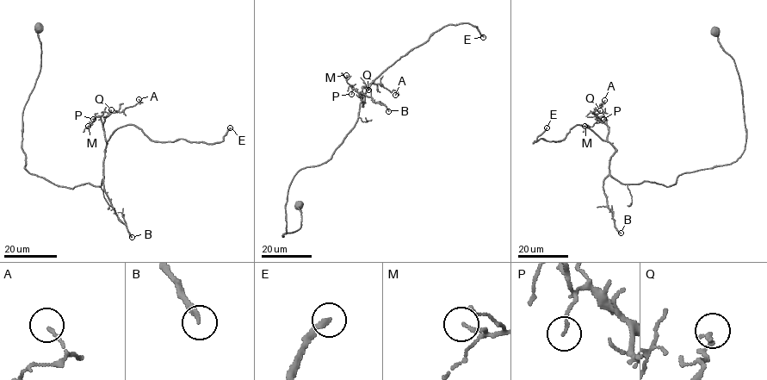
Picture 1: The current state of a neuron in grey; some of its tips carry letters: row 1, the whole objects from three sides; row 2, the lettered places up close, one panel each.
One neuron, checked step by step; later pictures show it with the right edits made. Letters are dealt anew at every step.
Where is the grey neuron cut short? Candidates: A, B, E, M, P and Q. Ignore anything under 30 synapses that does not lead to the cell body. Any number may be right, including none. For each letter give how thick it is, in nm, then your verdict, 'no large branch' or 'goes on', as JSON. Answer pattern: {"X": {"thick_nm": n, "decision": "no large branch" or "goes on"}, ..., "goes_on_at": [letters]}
{"A": {"thick_nm": 110, "decision": "no large branch"}, "B": {"thick_nm": 240, "decision": "goes on"}, "E": {"thick_nm": 200, "decision": "goes on"}, "M": {"thick_nm": 110, "decision": "no large branch"}, "P": {"thick_nm": 100, "decision": "no large branch"}, "Q": {"thick_nm": 160, "decision": "no large branch"}, "goes_on_at": ["B", "E"]}

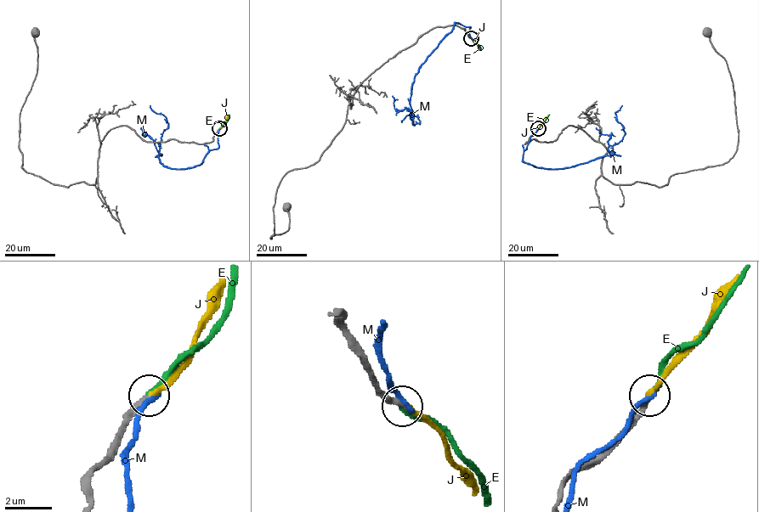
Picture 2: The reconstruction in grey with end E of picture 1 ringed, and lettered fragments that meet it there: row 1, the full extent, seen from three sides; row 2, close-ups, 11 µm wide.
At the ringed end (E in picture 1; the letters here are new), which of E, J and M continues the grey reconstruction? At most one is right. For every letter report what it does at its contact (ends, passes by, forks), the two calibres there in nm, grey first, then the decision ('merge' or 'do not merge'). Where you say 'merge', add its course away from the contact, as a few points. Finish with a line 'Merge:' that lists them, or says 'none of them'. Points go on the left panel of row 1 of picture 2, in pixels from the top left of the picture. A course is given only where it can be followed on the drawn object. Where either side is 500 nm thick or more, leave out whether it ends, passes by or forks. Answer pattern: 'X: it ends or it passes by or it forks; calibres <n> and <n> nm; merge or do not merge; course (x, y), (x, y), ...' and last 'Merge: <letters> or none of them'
E: it ends; calibres 240 and 200 nm; merge; course (220, 128), (229, 115)
J: it ends; calibres 240 and 190 nm; do not merge
M: it ends; calibres 280 and 260 nm; do not merge
Merge: E

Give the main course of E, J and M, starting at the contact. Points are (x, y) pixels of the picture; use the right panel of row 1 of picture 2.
E: (538, 128), (549, 115)
J: (538, 128), (547, 115)
M: (537, 129), (530, 136), (523, 160), (537, 167), (566, 168), (610, 154), (625, 132), (615, 114), (622, 105)

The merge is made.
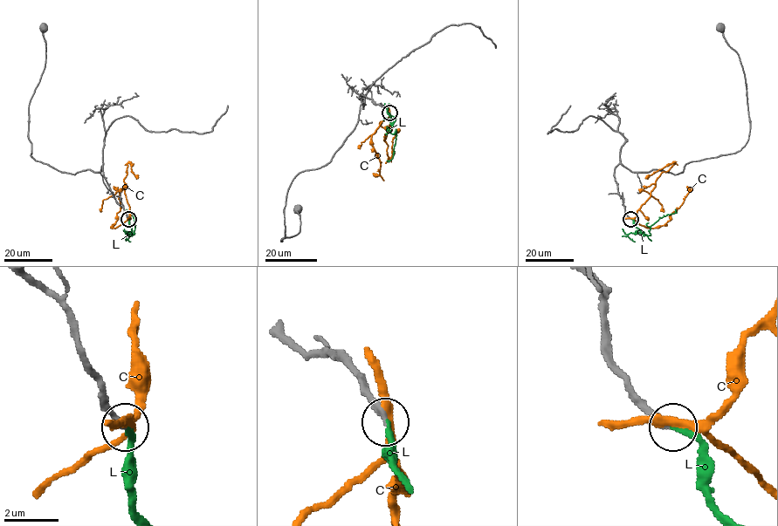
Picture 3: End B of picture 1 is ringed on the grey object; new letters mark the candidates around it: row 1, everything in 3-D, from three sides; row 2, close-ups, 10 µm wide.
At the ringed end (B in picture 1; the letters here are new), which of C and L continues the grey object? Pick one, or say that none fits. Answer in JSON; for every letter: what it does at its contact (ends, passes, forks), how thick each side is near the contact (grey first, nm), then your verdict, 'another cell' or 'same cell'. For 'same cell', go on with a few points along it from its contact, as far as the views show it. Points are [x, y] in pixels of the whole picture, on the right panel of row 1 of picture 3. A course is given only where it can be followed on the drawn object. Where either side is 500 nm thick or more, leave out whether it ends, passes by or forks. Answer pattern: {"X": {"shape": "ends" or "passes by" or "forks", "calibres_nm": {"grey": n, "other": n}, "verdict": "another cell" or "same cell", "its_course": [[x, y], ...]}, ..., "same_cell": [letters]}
{"C": {"shape": "passes by", "calibres_nm": {"grey": 280, "other": 280}, "verdict": "another cell"}, "L": {"shape": "ends", "calibres_nm": {"grey": 240, "other": 170}, "verdict": "same cell", "its_course": [[630, 218], [643, 234], [650, 235], [652, 225], [659, 218], [675, 213], [675, 209]]}, "same_cell": ["L"]}

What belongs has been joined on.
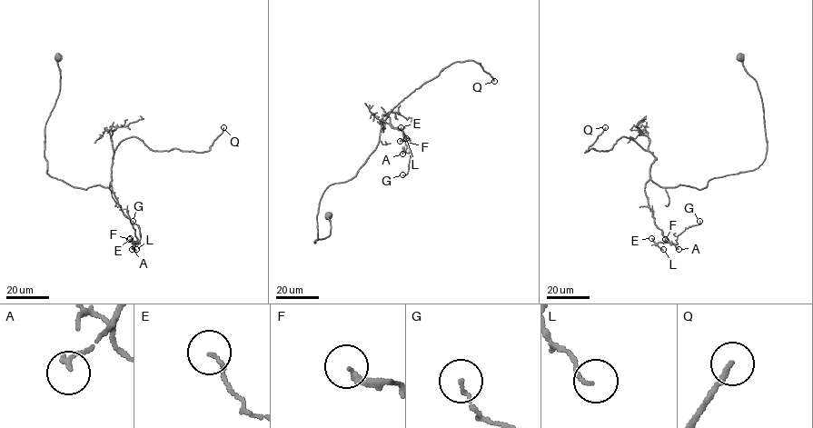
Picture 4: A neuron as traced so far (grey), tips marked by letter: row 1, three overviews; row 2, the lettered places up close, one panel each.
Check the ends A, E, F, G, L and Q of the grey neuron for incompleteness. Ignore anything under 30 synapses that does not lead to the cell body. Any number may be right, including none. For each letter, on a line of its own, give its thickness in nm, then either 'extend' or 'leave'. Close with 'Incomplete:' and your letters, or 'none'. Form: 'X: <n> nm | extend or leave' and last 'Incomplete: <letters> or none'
A: 160 nm | leave
E: 110 nm | leave
F: 280 nm | leave
G: 100 nm | leave
L: 120 nm | leave
Q: 220 nm | extend
Incomplete: Q

